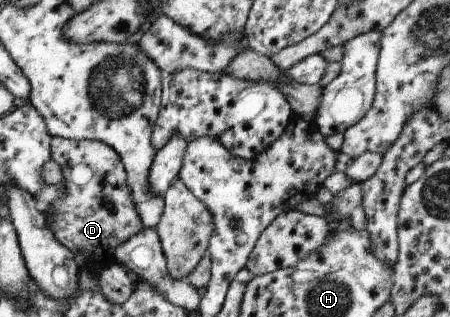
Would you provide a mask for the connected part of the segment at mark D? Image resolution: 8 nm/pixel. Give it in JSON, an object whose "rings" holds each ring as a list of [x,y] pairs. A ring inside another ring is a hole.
{"rings":[[[50,136],[50,138],[51,160],[59,165],[61,175],[63,175],[63,181],[61,181],[63,195],[57,197],[42,211],[46,226],[53,237],[61,245],[64,245],[73,256],[77,251],[83,251],[83,261],[79,263],[79,268],[86,271],[87,275],[97,277],[102,269],[113,265],[113,263],[118,263],[113,256],[113,249],[121,247],[121,243],[125,239],[135,237],[142,228],[137,211],[135,211],[135,205],[129,195],[129,189],[125,185],[123,164],[119,161],[117,153],[101,141],[91,141],[91,139],[73,141],[73,139],[57,136]],[[47,215],[53,215],[53,221],[47,221]]]}

